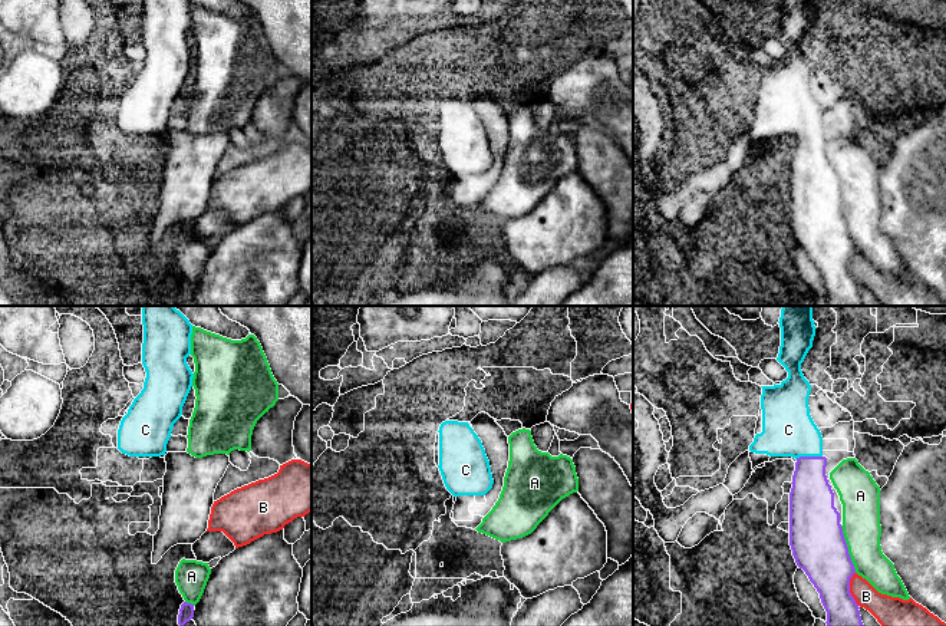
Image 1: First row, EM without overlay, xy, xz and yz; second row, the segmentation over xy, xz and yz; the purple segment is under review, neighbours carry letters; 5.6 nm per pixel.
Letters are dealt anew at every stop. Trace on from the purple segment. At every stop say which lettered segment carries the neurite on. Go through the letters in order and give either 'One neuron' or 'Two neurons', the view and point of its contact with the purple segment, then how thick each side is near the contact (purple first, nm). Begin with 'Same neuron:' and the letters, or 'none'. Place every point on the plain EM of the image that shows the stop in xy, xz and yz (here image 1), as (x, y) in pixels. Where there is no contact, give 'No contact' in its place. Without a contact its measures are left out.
Same neuron: C
A: Two neurons. Touches purple at yz (847, 227). Thickness 300 nm (purple) against 220 nm
B: Two neurons. Touches purple at yz (849, 267). Thickness 280 nm (purple) against 160 nm
C: One neuron. Touches purple at yz (808, 135). Thickness 260 nm (purple) against 300 nm

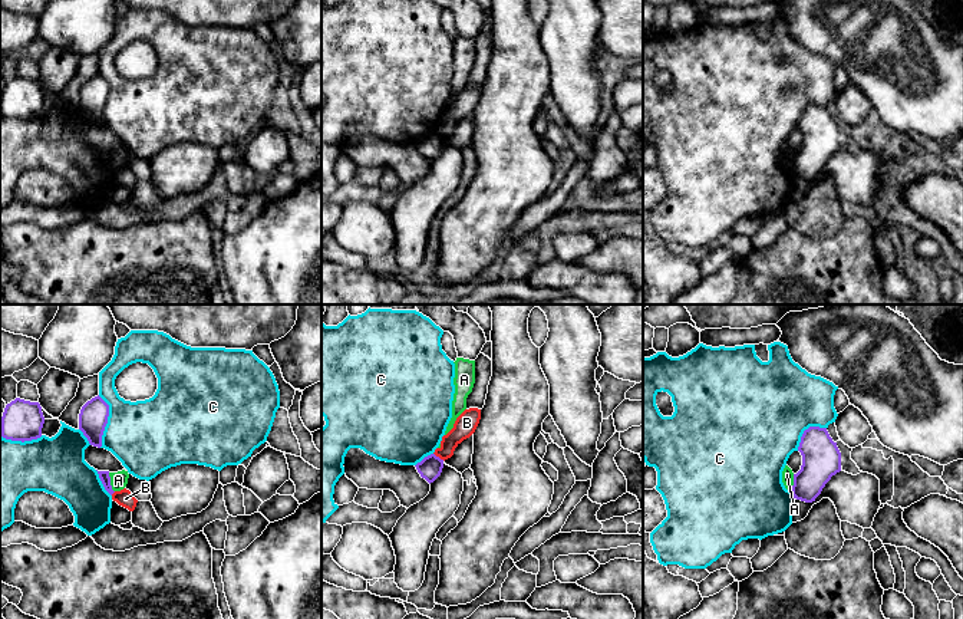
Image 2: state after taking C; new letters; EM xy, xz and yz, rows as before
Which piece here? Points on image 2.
Same neuron: none
A: Two neurons. Touches purple at xy (109, 161). Thickness 60 nm (purple) against 100 nm
B: Two neurons. Touches purple at xz (438, 135). Thickness 130 nm (purple) against 120 nm
C: Two neurons. Touches purple at xy (106, 99). Thickness 160 nm (purple) against 420 nm

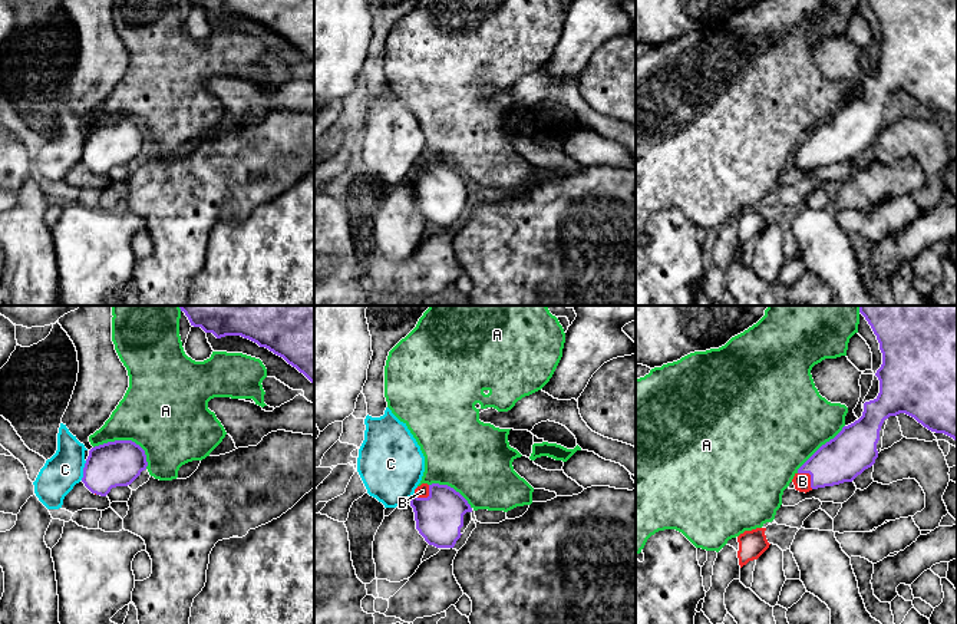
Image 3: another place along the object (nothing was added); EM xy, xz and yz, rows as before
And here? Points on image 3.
Same neuron: B
A: Two neurons. Touches purple at xy (126, 119). Thickness 260 nm (purple) against 440 nm
B: One neuron. Touches purple at xz (425, 177). Thickness 260 nm (purple) against 70 nm
C: Two neurons. Touches purple at xy (83, 149). Thickness 260 nm (purple) against 200 nm

